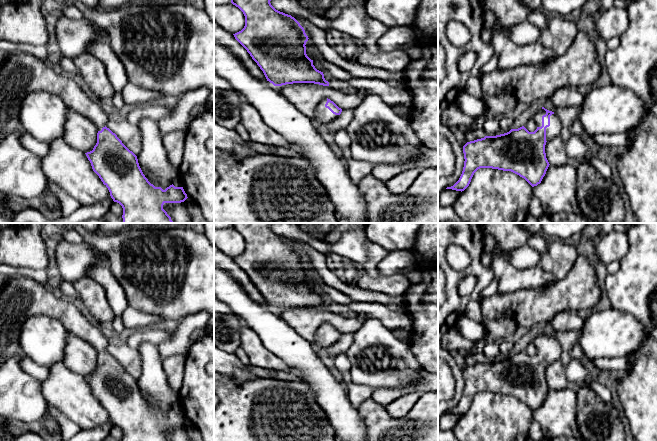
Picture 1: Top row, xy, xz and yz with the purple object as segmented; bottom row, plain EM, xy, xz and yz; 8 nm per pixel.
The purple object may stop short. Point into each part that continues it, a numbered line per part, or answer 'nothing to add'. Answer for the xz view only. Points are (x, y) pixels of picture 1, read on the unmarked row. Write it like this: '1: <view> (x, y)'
1: xz (323, 339)

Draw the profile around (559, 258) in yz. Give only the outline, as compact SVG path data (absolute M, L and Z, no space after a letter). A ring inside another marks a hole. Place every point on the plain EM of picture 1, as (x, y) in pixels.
M549 239L548 248L540 257L539 267L552 274L556 280L564 279L578 256L573 245L563 240Z

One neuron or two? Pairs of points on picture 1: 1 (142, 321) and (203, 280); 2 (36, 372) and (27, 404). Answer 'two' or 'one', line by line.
1: two
2: two

